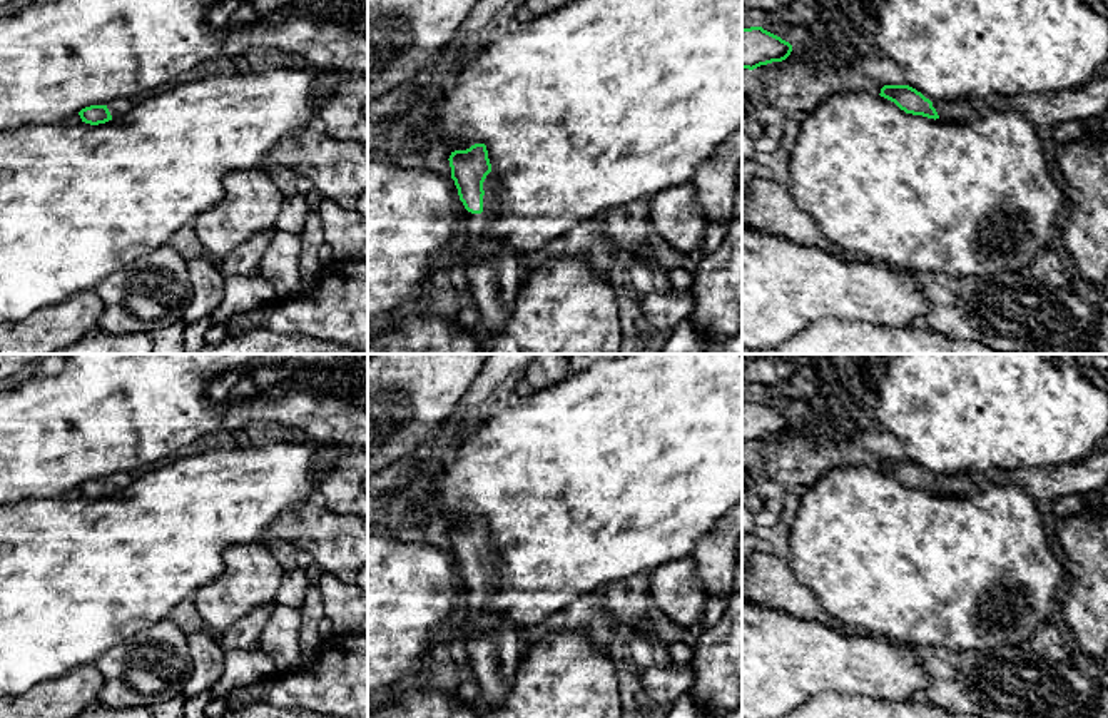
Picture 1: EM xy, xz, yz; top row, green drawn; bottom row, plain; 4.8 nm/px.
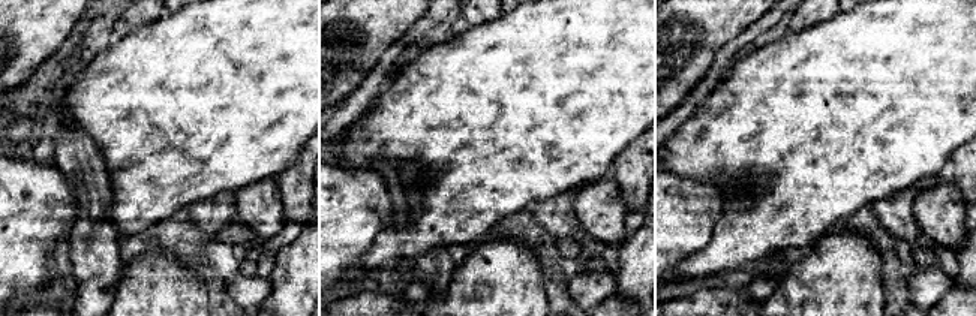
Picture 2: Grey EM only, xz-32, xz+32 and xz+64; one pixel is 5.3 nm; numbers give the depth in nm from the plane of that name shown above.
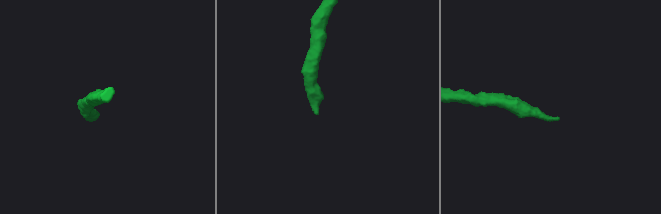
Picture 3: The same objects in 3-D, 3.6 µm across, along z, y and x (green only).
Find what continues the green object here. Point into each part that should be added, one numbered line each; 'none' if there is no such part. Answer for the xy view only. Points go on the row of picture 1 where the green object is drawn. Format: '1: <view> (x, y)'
1: xy (119, 107)

